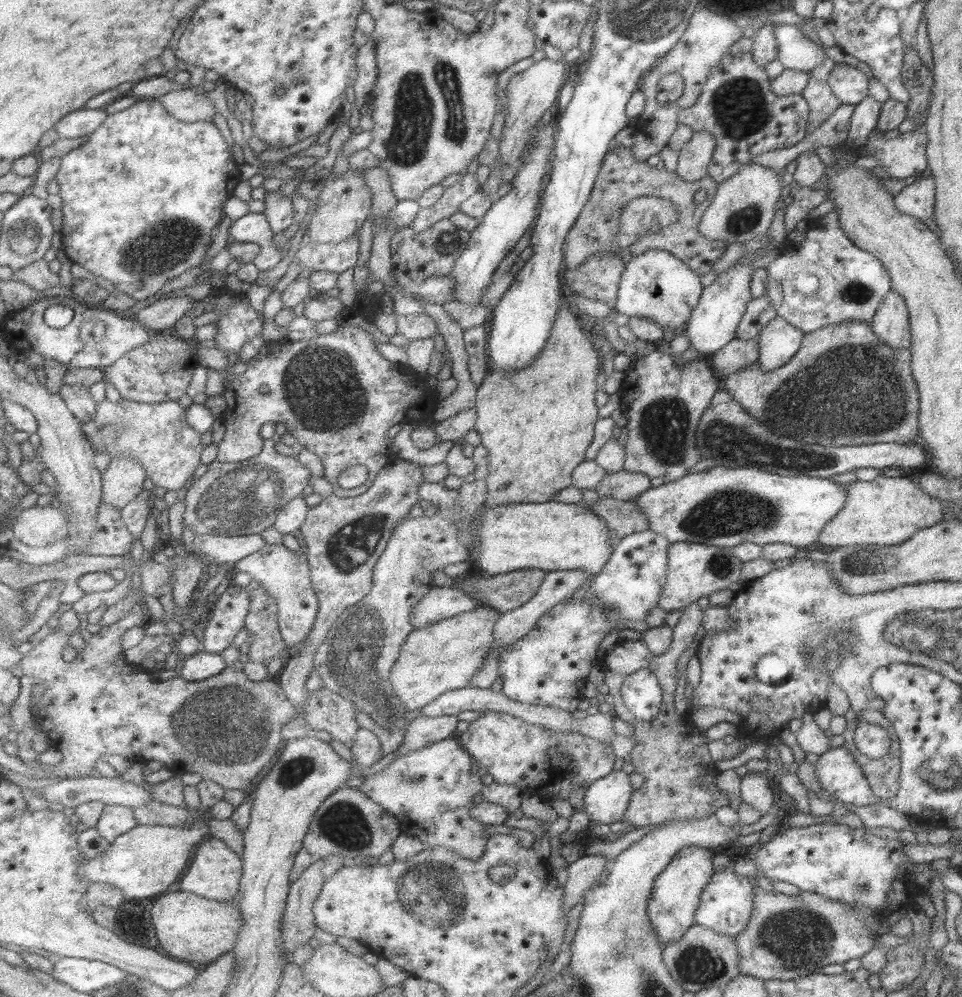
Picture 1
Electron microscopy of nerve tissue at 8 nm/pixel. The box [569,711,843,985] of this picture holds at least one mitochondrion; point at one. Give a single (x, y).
(796, 940)

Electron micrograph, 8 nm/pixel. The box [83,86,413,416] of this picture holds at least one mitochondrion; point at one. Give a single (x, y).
(184, 236)

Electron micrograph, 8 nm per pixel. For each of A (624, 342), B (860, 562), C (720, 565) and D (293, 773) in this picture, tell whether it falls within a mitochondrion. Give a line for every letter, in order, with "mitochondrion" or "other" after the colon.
A: other
B: mitochondrion
C: mitochondrion
D: mitochondrion

